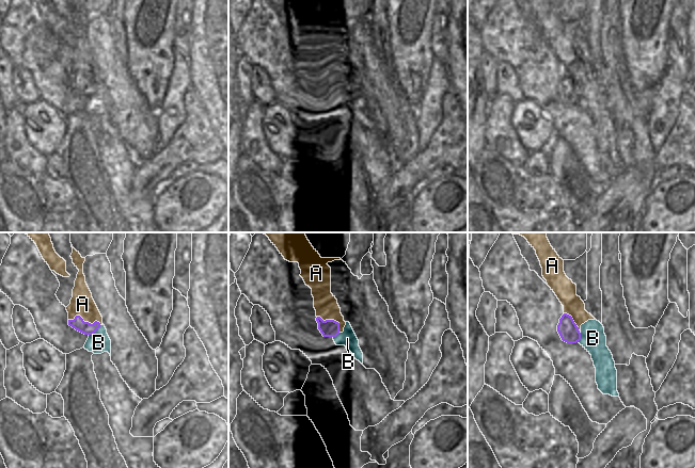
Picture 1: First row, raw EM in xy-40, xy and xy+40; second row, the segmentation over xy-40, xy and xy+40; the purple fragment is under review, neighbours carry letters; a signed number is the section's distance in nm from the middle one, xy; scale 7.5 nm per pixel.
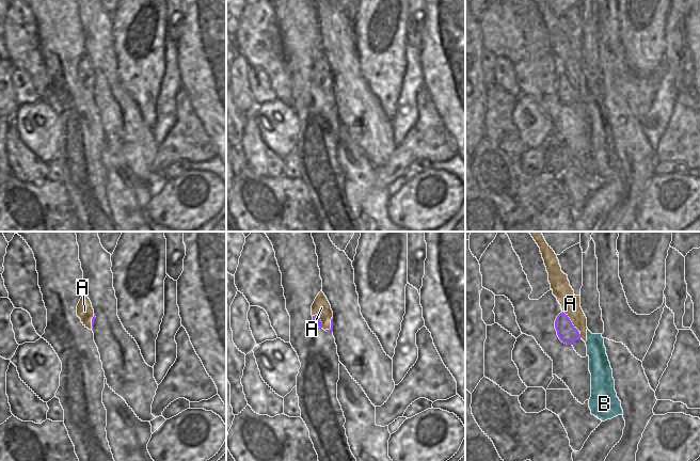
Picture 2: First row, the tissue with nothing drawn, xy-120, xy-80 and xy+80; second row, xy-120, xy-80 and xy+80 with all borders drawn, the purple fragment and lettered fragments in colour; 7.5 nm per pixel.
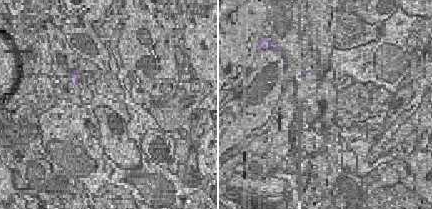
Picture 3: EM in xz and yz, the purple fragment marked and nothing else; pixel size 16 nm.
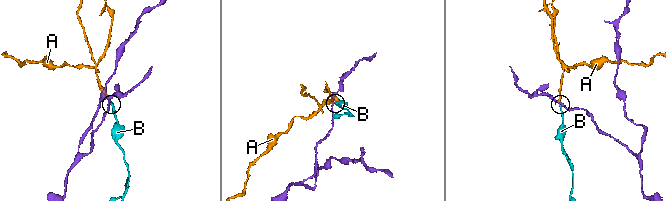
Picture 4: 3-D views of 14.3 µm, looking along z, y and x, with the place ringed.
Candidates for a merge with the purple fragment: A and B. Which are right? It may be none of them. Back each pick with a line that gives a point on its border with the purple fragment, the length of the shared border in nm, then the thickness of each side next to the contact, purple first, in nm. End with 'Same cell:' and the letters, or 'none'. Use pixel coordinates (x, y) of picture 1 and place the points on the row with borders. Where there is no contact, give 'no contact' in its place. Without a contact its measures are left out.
Same cell: none

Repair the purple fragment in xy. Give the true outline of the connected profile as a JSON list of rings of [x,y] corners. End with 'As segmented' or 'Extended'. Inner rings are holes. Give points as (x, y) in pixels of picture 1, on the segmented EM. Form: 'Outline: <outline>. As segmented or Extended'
Outline: [[[320,317],[316,318],[318,329],[323,337],[336,337],[339,334],[339,323],[334,320],[323,321]]]. As segmented

